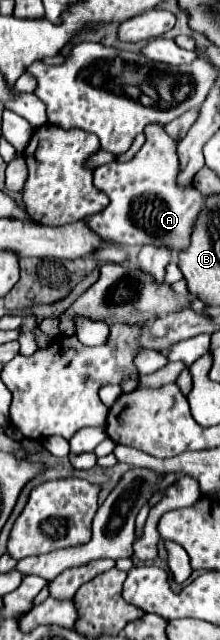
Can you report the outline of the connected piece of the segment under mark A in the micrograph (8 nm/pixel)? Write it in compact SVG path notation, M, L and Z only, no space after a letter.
M147 125L145 133L145 145L139 149L139 153L129 163L107 163L93 171L93 183L97 189L101 189L109 197L109 205L91 215L83 217L83 223L91 225L99 237L107 237L107 241L117 245L159 245L167 247L173 253L173 259L177 259L177 253L187 249L191 239L191 227L195 227L195 217L203 211L203 193L195 189L195 185L179 185L179 155L177 155L177 139L171 139L163 125Z

